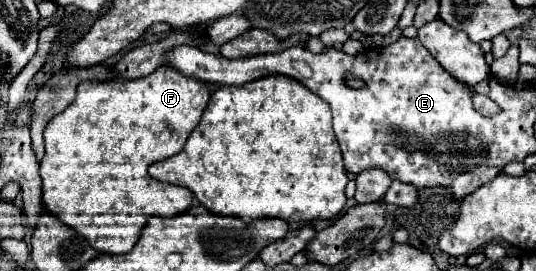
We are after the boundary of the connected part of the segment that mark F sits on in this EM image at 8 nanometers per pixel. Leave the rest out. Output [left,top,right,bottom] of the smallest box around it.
[40,65,210,253]

